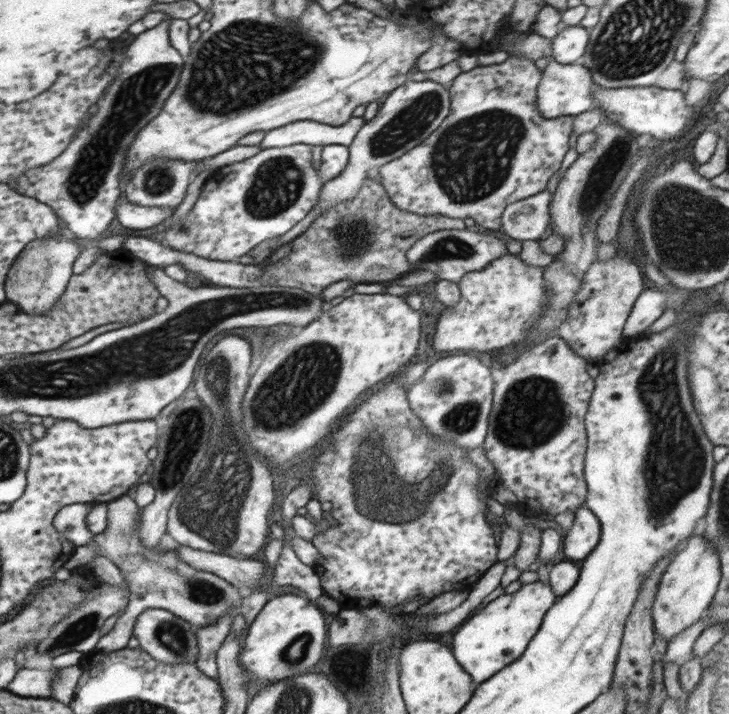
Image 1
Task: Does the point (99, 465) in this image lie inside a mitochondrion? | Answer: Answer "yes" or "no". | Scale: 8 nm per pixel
no

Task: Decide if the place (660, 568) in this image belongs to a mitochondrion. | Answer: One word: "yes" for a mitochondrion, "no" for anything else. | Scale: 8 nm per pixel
no

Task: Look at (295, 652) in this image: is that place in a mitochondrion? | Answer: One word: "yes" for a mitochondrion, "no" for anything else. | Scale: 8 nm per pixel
yes

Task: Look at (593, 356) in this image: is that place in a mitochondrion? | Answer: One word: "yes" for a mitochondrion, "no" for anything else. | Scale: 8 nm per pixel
no

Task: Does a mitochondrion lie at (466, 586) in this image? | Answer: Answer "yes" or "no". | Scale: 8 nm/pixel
no

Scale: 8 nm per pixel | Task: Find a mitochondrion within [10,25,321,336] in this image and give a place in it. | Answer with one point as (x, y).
(136, 97)

